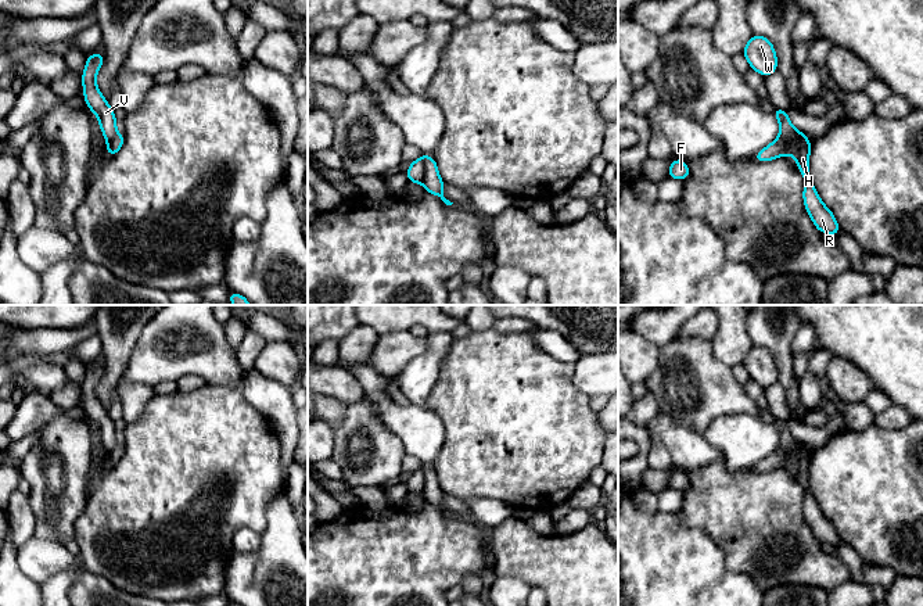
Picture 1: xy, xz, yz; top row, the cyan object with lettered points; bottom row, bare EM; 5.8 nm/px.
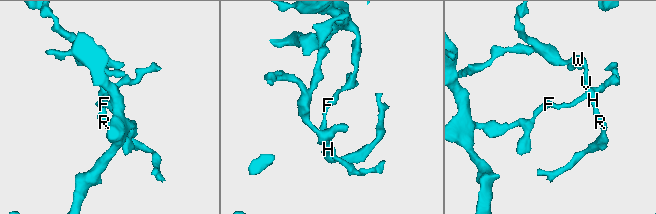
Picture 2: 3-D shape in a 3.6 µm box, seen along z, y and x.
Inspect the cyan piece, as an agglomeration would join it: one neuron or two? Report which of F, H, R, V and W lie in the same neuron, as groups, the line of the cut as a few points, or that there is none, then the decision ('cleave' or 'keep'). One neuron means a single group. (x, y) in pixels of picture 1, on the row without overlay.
F / H R V W; cut in xz along (420, 468), (423, 472), (423, 492); cleave

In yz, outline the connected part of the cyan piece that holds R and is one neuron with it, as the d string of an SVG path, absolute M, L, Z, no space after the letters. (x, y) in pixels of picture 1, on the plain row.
M772 419L773 426L780 434L779 448L784 448L790 452L791 459L790 465L795 470L798 480L804 490L804 517L809 524L814 535L820 544L829 544L836 548L840 537L833 526L833 523L822 513L819 509L815 496L809 488L809 462L811 452L807 451L800 441L797 441L790 430L789 423L782 419Z

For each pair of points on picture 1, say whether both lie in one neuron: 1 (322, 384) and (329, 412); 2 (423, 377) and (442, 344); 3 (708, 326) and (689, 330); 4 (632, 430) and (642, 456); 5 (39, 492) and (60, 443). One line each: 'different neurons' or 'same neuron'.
1: different neurons
2: same neuron
3: same neuron
4: same neuron
5: same neuron

